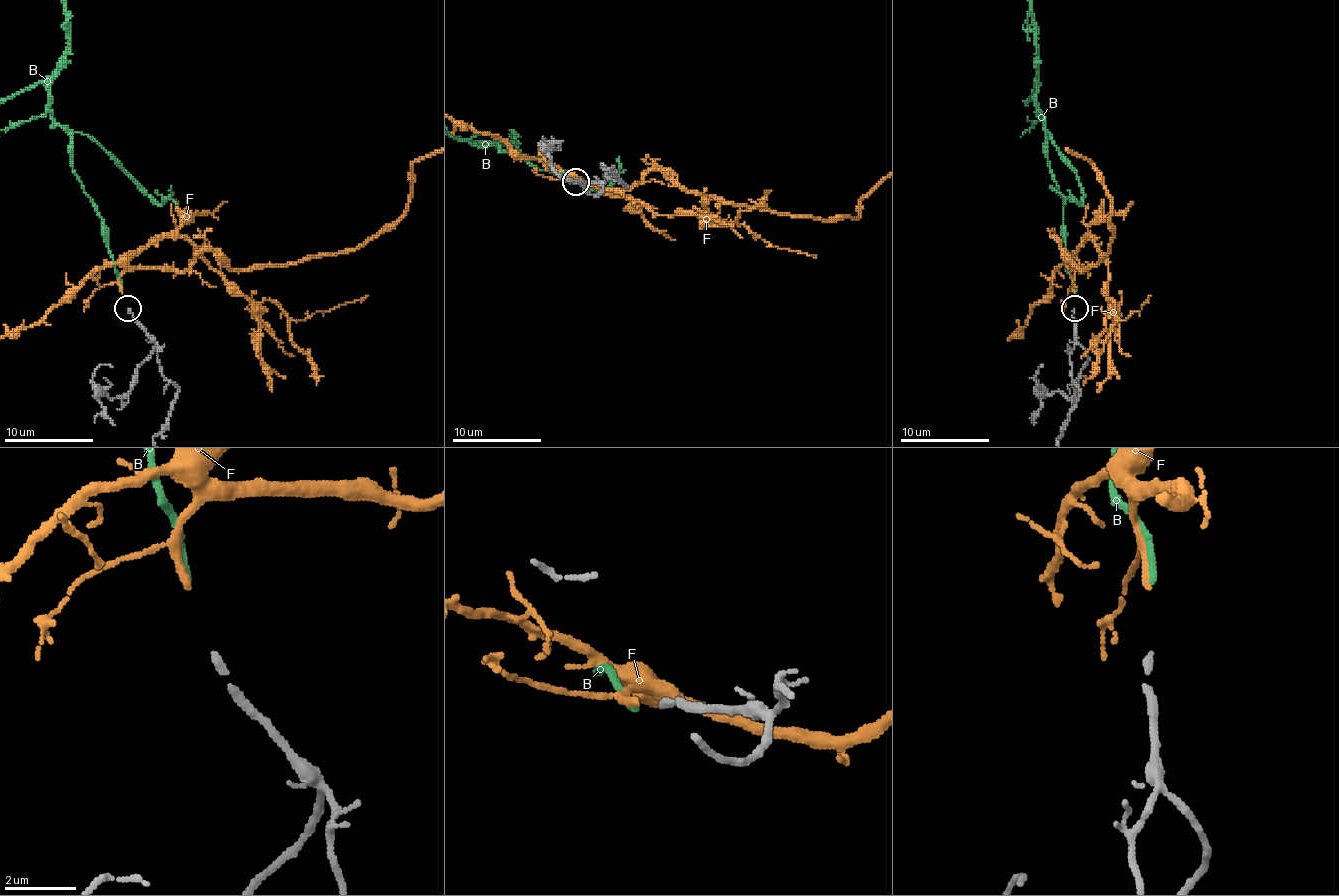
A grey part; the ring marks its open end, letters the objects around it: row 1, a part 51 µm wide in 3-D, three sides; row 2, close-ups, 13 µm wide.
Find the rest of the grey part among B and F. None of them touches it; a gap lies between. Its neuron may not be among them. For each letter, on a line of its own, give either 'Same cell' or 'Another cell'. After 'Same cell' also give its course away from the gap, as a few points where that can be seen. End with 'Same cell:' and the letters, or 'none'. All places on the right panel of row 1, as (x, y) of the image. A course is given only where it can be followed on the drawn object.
B: Another cell
F: Same cell
Same cell: F

